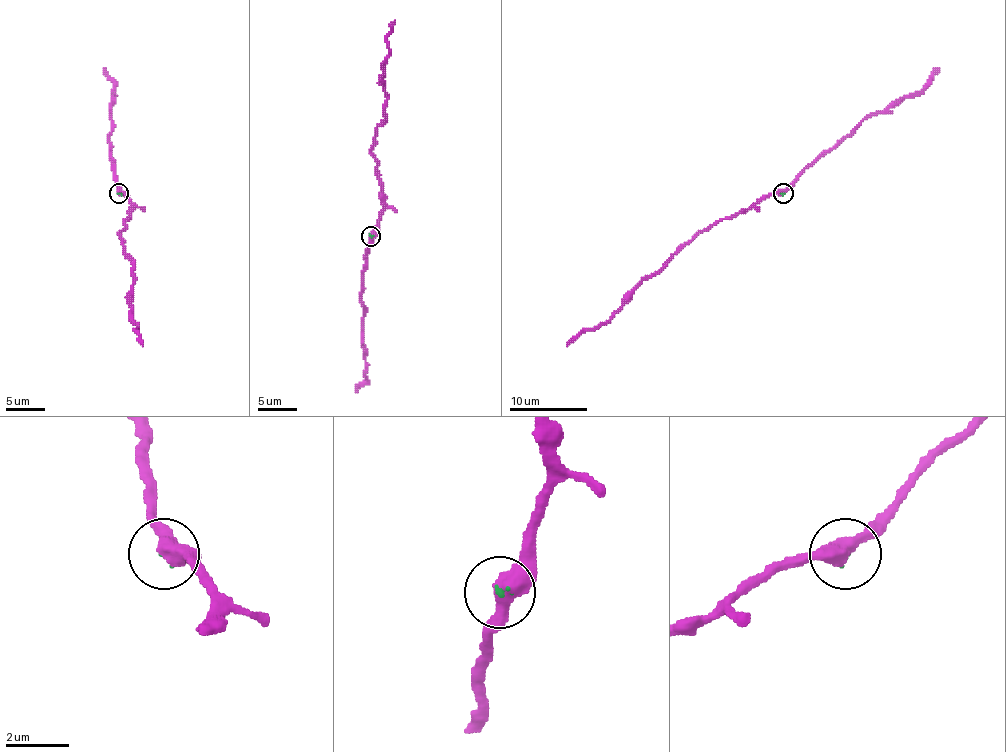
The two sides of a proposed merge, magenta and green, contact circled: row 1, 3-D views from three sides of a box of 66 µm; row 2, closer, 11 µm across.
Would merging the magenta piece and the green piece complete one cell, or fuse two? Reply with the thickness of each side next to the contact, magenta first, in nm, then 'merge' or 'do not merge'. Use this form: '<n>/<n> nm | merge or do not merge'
500/80 nm | merge

